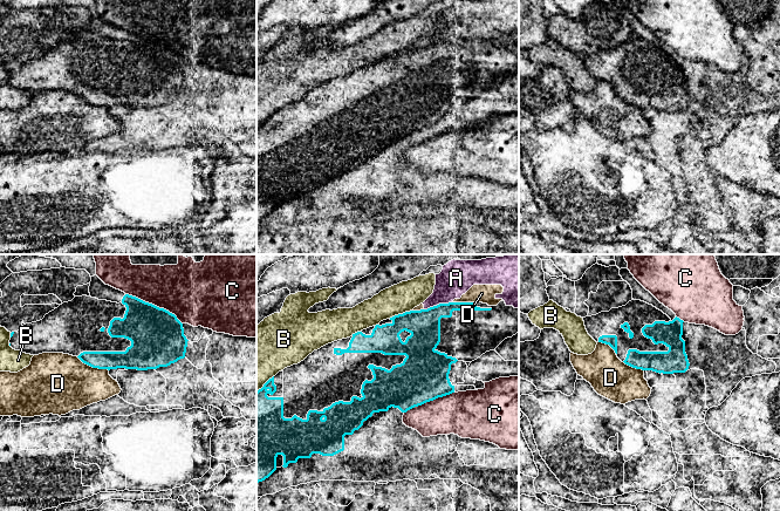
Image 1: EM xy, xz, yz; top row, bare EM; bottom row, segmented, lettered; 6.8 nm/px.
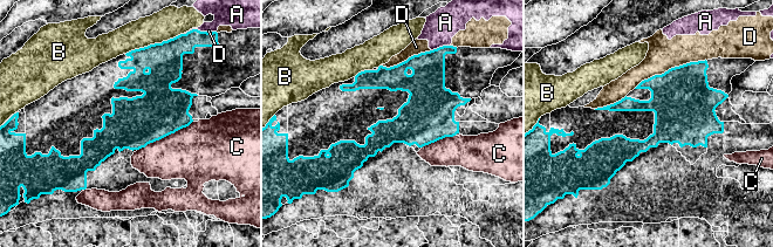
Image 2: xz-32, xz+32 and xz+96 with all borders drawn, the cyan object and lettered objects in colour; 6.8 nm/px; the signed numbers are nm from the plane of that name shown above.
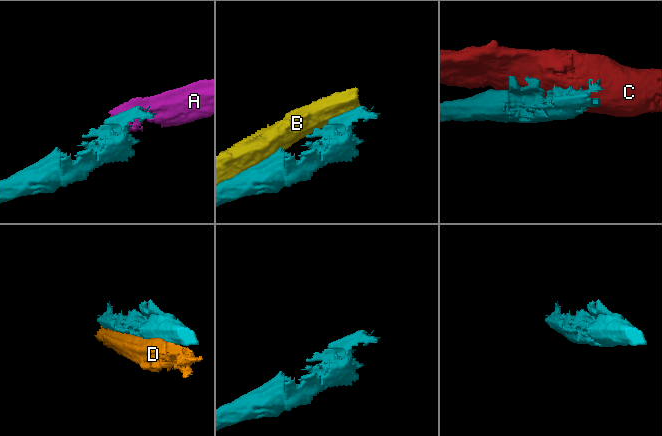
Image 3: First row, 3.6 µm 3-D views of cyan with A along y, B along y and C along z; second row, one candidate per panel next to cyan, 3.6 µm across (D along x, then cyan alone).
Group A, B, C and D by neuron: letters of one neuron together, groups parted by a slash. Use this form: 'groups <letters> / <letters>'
groups A D / B / C

